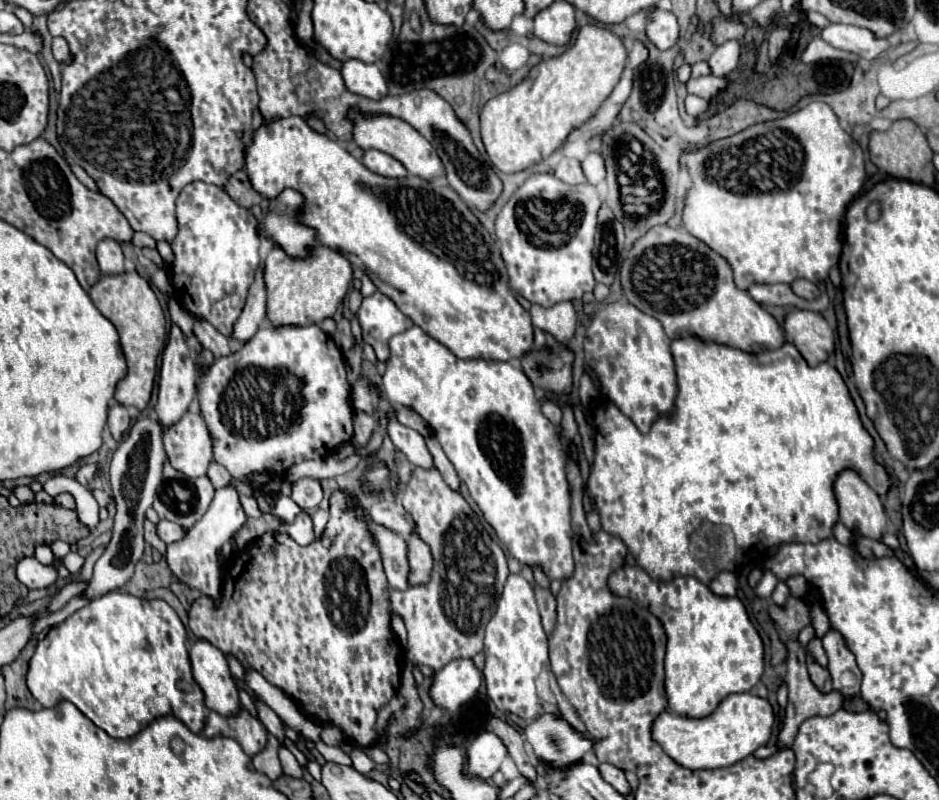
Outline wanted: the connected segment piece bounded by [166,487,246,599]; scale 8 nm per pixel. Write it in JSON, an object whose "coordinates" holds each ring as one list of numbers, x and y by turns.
{"coordinates":[[224,487,216,491,216,497,206,511,206,515,196,521,194,527,186,529,184,537,180,541,174,541,166,547,166,563,170,571,186,585,196,587,200,593,210,597,220,597,220,547,230,541,238,529,244,525,246,515,242,511,242,505,238,501,238,493,232,487]]}

